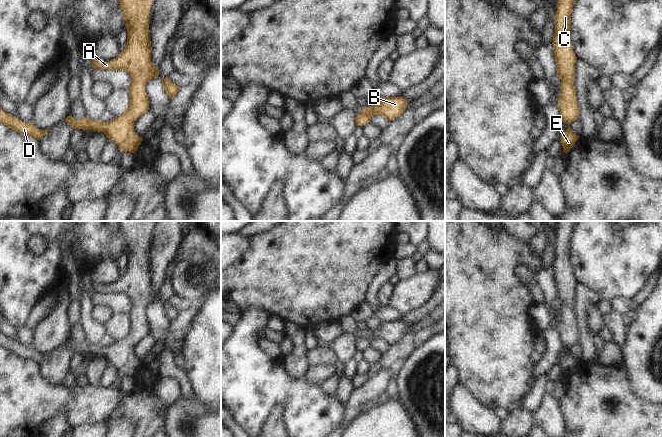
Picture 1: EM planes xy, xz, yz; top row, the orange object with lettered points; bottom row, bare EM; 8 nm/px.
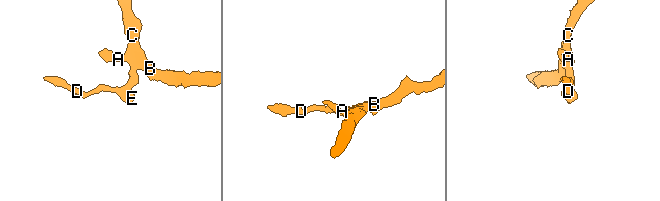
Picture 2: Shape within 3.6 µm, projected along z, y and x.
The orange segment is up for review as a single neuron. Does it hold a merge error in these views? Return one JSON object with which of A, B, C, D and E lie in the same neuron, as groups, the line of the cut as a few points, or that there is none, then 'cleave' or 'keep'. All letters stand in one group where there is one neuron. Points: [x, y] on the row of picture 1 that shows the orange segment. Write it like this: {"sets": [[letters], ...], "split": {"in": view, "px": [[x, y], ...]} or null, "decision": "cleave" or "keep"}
{"sets": [["A", "B", "C", "D", "E"]], "split": null, "decision": "keep"}

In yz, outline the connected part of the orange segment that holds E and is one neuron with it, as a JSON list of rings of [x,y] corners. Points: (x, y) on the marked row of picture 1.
[[[559,0],[556,4],[557,12],[554,16],[555,20],[555,34],[553,36],[553,55],[557,65],[557,75],[561,79],[559,84],[561,93],[558,98],[558,107],[563,119],[563,123],[568,125],[568,129],[561,134],[561,143],[563,145],[563,152],[568,153],[574,146],[575,142],[579,139],[571,129],[570,123],[579,118],[579,107],[576,97],[576,89],[574,87],[575,82],[575,63],[577,57],[573,51],[573,45],[571,43],[571,14],[573,6],[576,0]]]

